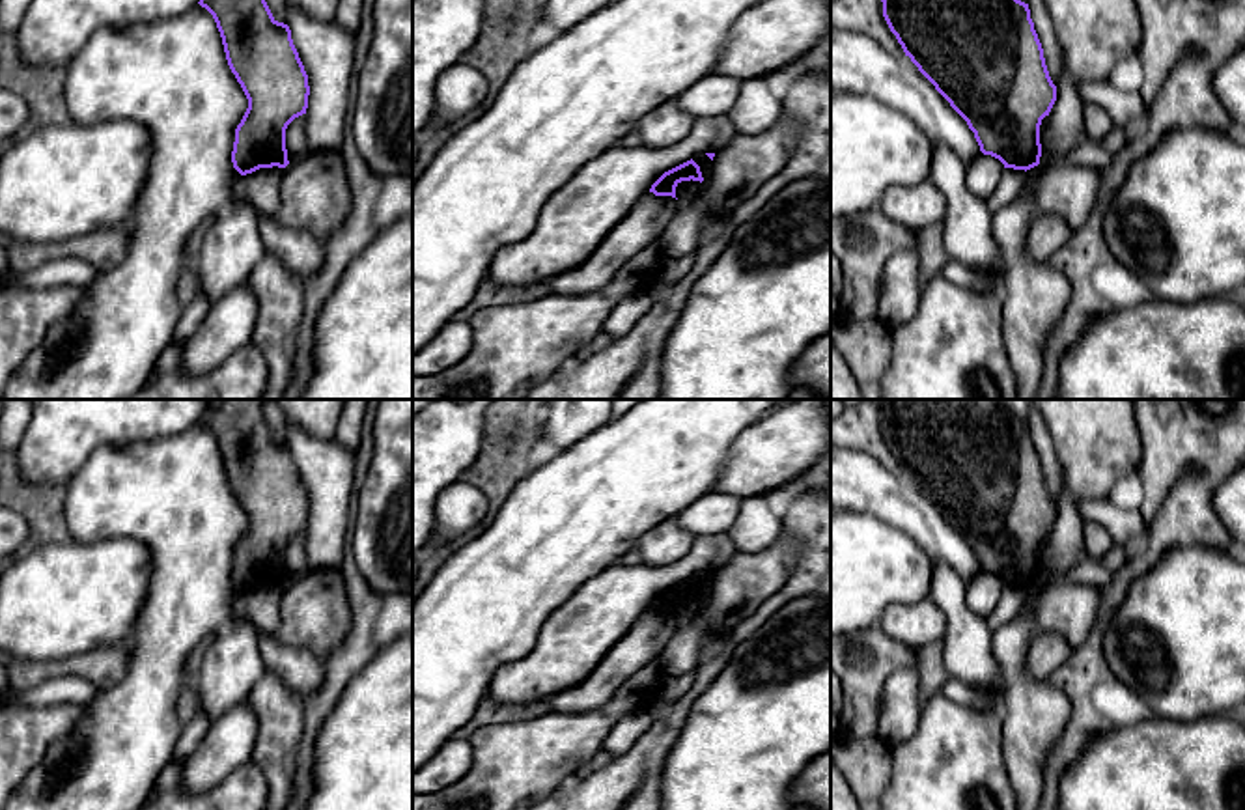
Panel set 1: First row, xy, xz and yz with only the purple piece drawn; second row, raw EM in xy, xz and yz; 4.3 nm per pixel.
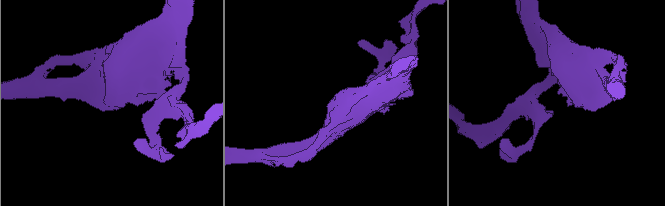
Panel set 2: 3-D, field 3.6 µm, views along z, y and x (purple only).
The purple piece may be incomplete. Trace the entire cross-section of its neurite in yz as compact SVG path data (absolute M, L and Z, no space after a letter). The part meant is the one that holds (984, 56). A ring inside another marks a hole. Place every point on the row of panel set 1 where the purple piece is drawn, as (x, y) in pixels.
M881 0L883 17L905 56L967 121L984 155L999 159L1004 168L1030 170L1040 164L1040 125L1056 101L1043 49L1021 0Z

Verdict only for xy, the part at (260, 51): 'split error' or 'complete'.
complete

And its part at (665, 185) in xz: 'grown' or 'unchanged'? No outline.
unchanged

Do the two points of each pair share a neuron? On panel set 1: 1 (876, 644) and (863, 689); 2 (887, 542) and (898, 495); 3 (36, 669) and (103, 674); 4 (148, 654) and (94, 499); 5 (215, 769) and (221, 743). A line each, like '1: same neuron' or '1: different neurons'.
1: same neuron
2: different neurons
3: same neuron
4: same neuron
5: same neuron

